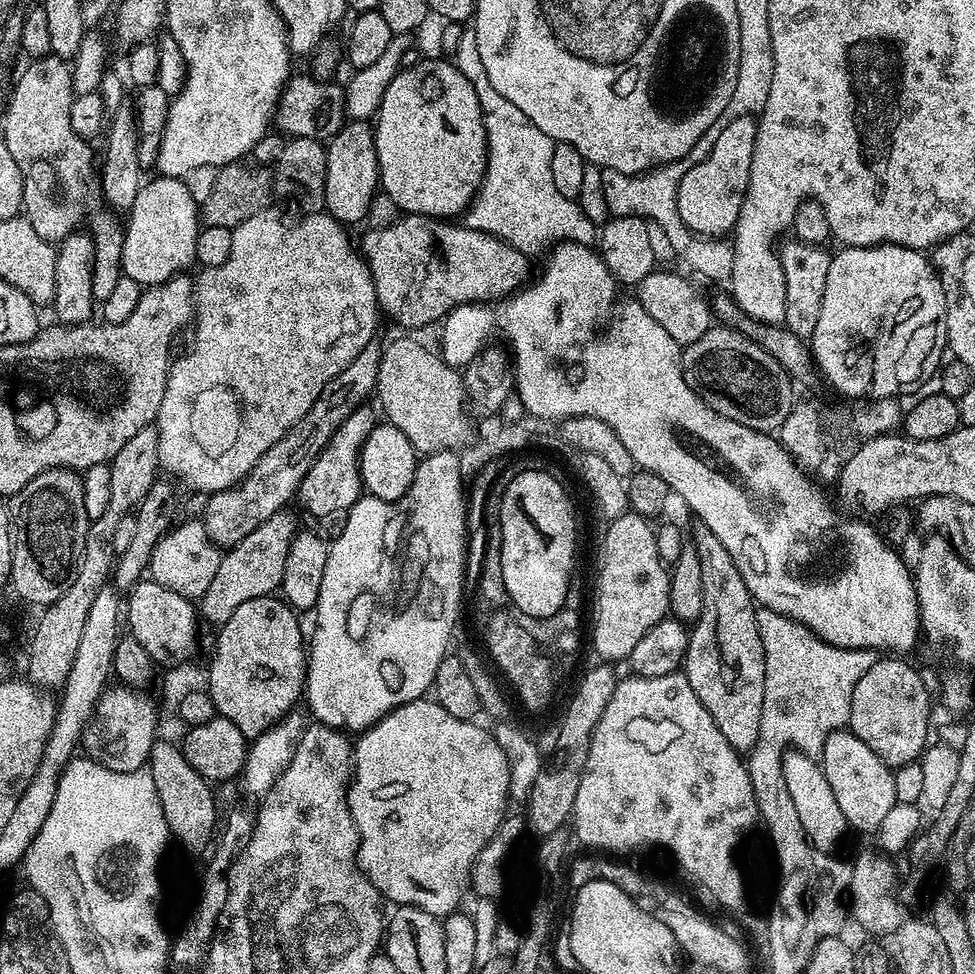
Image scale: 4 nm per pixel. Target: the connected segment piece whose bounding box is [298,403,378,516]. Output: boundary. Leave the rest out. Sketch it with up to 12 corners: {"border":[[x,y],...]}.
{"border":[[362,404],[306,470],[299,503],[312,516],[362,498],[360,448],[377,409]]}

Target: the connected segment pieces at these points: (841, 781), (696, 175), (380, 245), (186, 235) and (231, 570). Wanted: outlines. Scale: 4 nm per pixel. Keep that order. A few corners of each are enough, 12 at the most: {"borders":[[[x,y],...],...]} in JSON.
{"borders":[[[850,730],[822,767],[849,829],[875,834],[896,805],[894,772]],[[757,127],[720,129],[686,170],[678,214],[691,232],[724,238],[748,190]],[[401,215],[365,231],[376,303],[424,328],[529,283],[513,244]],[[183,179],[141,183],[127,209],[123,275],[181,275],[202,212]],[[285,510],[221,555],[203,619],[280,588],[298,531]]]}

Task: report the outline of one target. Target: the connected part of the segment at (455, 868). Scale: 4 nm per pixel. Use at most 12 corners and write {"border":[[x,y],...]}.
{"border":[[435,699],[359,733],[348,805],[385,901],[443,918],[510,804]]}

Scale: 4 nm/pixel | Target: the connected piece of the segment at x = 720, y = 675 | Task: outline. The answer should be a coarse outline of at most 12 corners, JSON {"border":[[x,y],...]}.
{"border":[[697,528],[704,609],[686,675],[748,754],[768,681],[757,605],[726,546]]}

